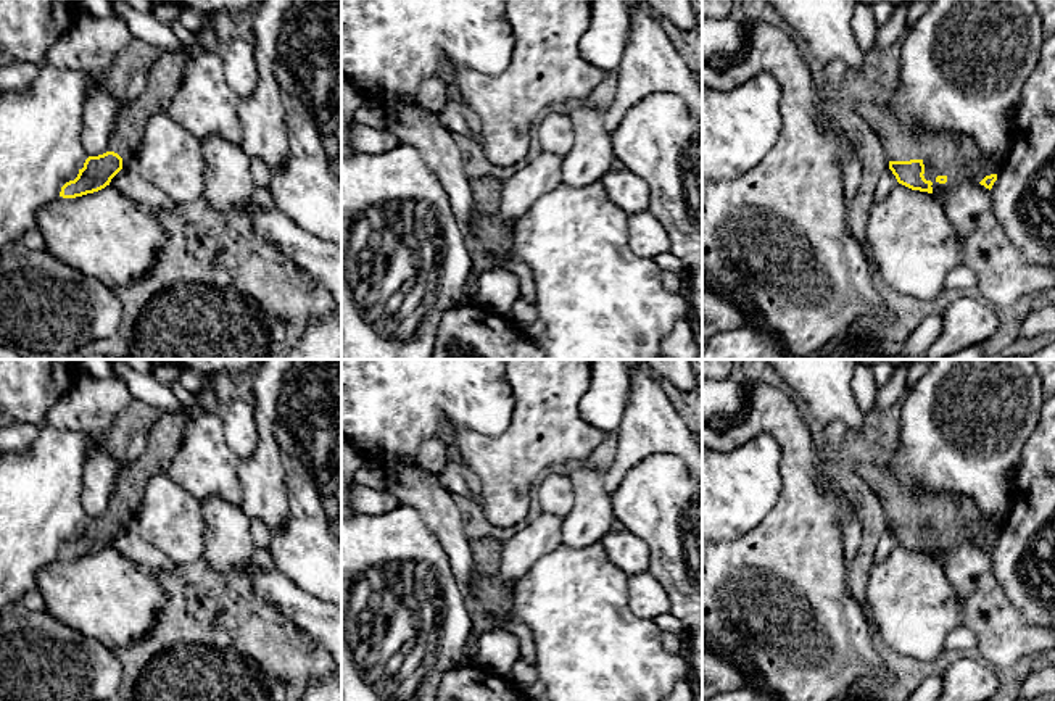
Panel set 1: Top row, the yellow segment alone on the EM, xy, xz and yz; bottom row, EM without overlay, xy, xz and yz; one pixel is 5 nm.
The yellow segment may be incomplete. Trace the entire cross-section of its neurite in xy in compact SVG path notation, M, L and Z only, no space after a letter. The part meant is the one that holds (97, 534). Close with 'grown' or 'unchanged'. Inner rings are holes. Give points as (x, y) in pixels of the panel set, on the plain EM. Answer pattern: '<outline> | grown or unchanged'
M208 387L197 392L193 404L174 413L163 413L147 430L145 453L137 461L126 462L119 471L110 498L110 511L98 517L89 517L77 538L61 548L60 558L76 559L110 546L111 540L122 530L122 524L137 514L148 480L169 469L182 445L190 417L198 411L217 413L221 406L214 387Z | grown

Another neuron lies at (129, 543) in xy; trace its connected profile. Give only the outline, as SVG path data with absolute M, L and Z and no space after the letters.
M121 530L110 543L122 556L148 570L174 570L176 562L151 543L145 541L137 530Z

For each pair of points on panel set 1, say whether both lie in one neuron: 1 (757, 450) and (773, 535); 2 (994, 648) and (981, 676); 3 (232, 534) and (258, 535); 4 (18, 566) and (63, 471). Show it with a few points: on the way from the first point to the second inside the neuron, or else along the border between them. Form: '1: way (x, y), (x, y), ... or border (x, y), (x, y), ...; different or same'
1: border (783, 476), (783, 489), (777, 503), (741, 537); different
2: border (973, 653), (981, 656), (996, 671); different
3: border (250, 521), (250, 539), (255, 545); different
4: way (18, 542), (18, 516), (39, 495); same

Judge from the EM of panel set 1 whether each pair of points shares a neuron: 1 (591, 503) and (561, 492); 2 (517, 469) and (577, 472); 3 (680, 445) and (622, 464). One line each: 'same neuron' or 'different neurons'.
1: different neurons
2: different neurons
3: same neuron

